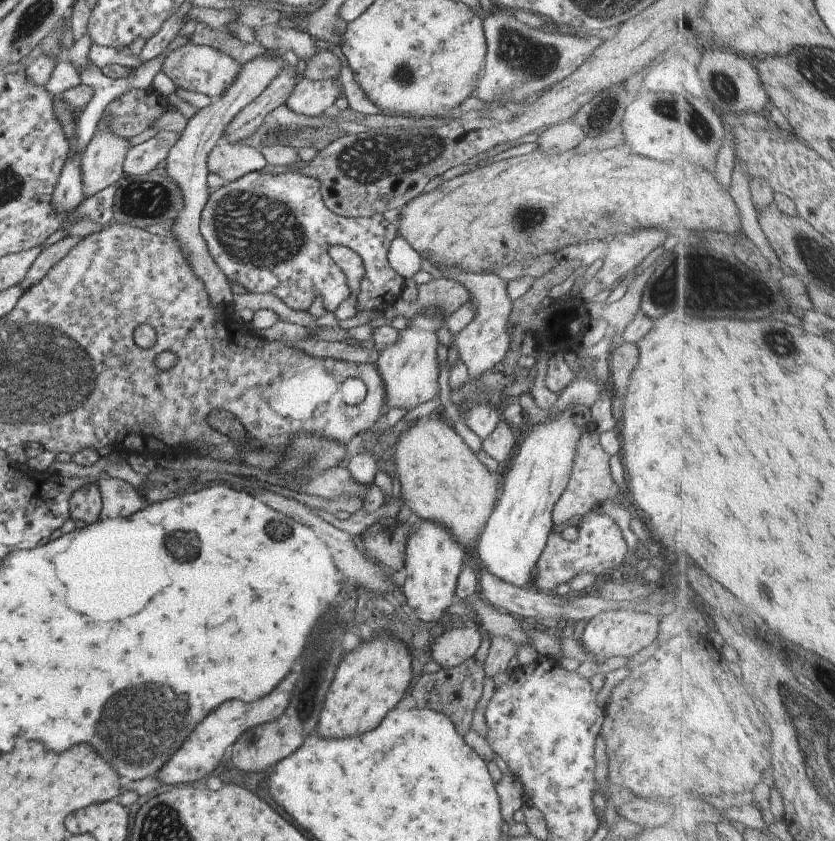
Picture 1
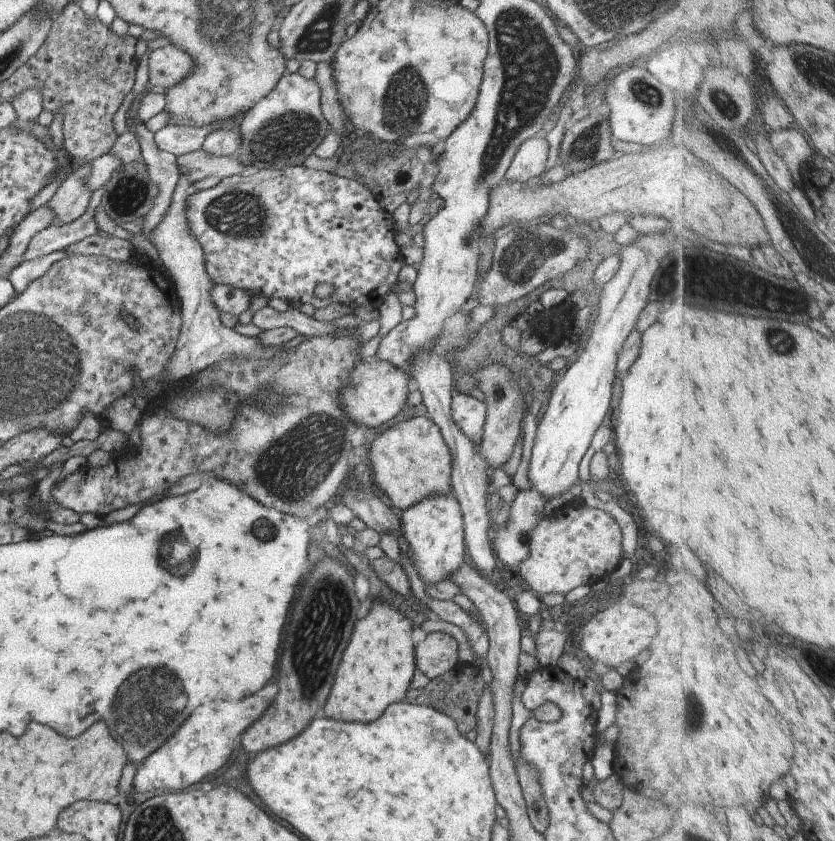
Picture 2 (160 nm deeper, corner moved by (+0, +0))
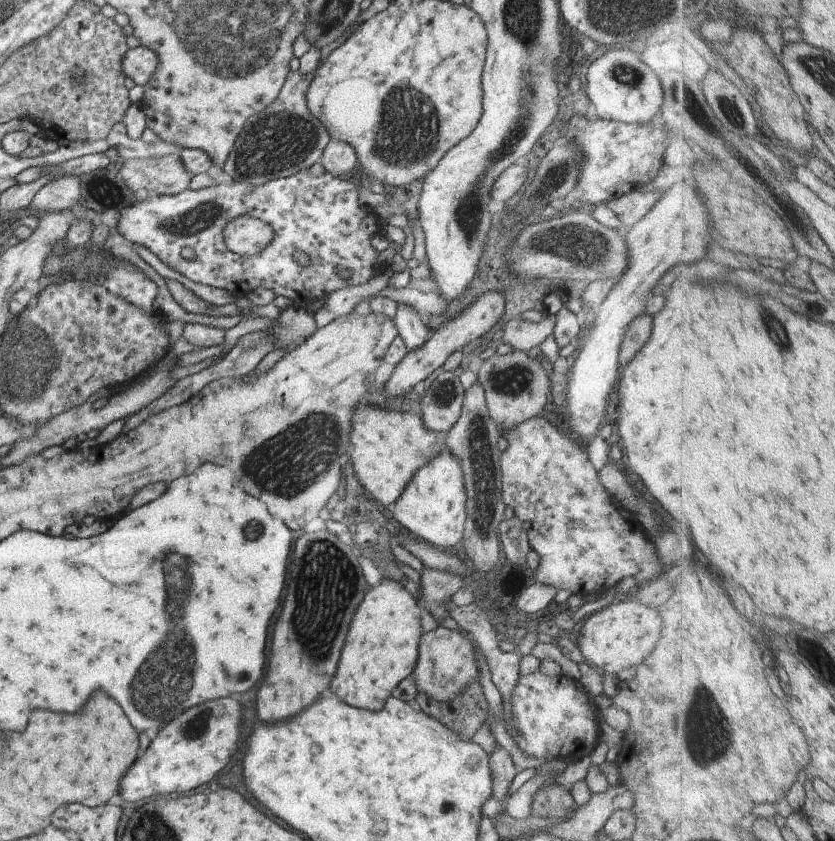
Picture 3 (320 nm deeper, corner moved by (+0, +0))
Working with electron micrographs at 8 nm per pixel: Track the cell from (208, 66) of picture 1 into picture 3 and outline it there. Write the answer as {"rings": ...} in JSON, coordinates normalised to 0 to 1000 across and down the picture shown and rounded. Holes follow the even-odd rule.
{"rings":[[[165,54],[153,57],[146,64],[144,75],[149,90],[157,93],[160,100],[171,102],[183,88],[188,70],[181,58]]]}

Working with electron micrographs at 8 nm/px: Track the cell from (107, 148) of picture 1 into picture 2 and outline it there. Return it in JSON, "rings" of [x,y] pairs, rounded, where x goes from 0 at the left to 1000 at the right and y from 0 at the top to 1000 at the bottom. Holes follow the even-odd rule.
{"rings":[[[109,193],[90,196],[87,205],[72,218],[63,233],[54,241],[61,257],[59,269],[83,266],[99,254],[109,231],[99,222],[99,214],[108,200]]]}

